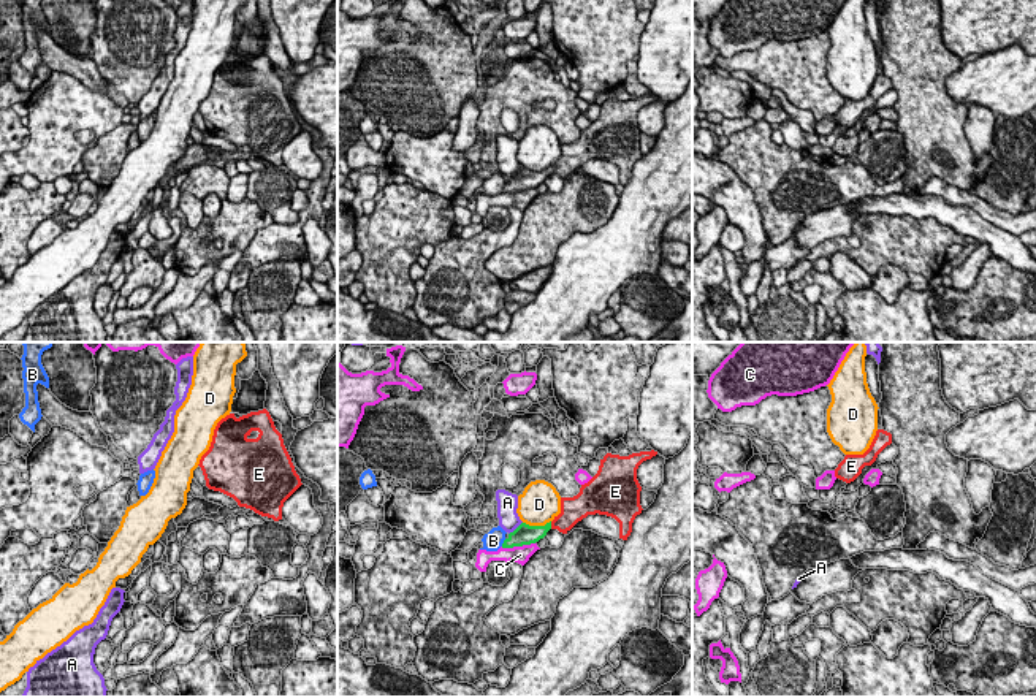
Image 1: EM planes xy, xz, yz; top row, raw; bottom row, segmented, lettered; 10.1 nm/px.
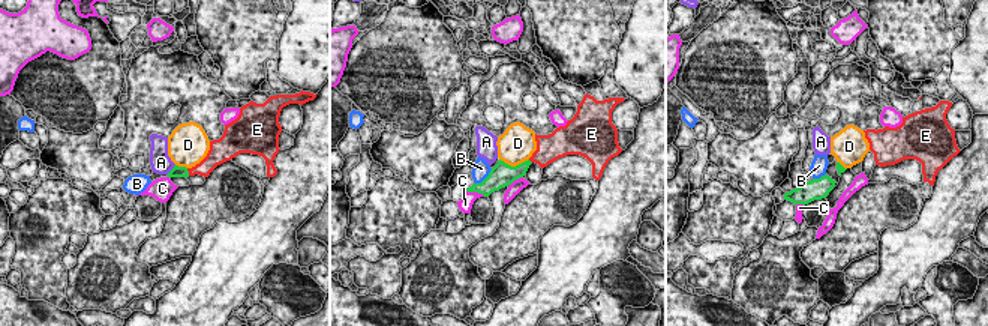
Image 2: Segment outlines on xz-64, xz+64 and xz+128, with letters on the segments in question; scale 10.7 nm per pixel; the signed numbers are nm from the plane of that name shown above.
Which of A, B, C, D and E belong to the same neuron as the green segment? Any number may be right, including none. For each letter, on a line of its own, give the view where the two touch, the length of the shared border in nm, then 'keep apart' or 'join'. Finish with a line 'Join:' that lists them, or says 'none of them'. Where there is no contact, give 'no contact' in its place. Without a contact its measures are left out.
A: xz | 200 nm | keep apart
B: xz | 100 nm | keep apart
C: xz | 360 nm | keep apart
D: xz | 280 nm | keep apart
E: xz | 80 nm | join
Join: E

